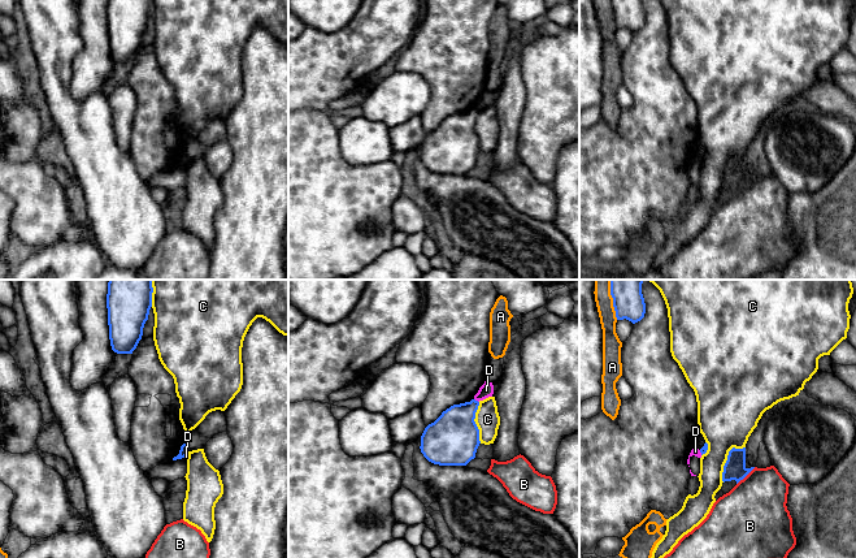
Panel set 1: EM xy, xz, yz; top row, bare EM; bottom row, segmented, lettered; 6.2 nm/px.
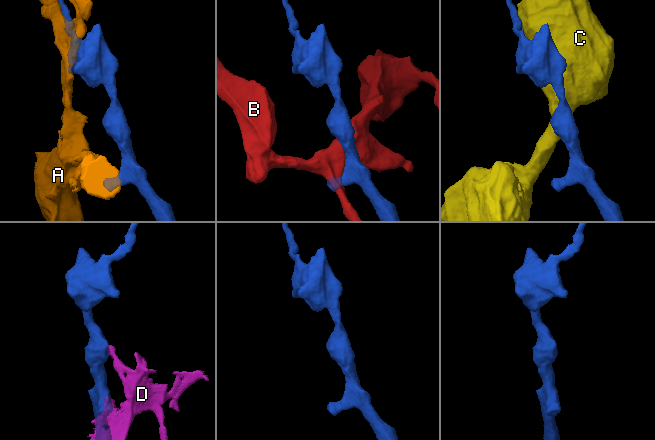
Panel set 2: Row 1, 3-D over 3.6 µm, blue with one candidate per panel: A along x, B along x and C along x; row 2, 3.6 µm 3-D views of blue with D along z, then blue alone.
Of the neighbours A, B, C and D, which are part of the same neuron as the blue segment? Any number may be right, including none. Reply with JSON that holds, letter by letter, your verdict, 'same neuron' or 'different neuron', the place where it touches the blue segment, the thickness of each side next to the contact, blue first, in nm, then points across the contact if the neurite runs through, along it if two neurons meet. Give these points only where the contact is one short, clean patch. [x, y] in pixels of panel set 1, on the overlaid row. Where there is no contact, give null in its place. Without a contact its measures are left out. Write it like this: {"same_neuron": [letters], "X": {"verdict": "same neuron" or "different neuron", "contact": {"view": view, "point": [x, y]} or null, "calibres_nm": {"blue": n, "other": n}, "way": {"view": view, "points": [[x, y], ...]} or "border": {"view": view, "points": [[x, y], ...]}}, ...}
{"same_neuron": [], "A": {"verdict": "different neuron", "contact": {"view": "yz", "point": [613, 299]}, "calibres_nm": {"blue": 200, "other": 110}}, "B": {"verdict": "different neuron", "contact": {"view": "yz", "point": [746, 475]}, "calibres_nm": {"blue": 140, "other": 420}}, "C": {"verdict": "different neuron", "contact": {"view": "yz", "point": [728, 459]}, "calibres_nm": {"blue": 140, "other": 360}}, "D": {"verdict": "different neuron", "contact": {"view": "xz", "point": [477, 401]}, "calibres_nm": {"blue": 300, "other": 90}, "border": {"view": "xz", "points": [[474, 398], [478, 402]]}}}

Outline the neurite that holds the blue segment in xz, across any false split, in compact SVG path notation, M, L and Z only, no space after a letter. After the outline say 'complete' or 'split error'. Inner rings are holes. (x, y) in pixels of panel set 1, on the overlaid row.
M479 402L453 405L431 424L421 436L421 453L439 466L466 466L475 458L481 444L479 429L474 421Z | complete

